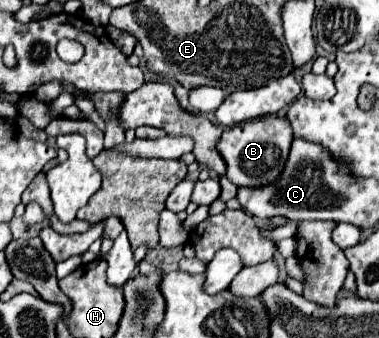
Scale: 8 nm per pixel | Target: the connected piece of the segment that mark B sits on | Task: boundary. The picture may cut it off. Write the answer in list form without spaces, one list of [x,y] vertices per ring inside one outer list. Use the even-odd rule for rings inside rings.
[[[271,114],[225,129],[221,139],[217,141],[217,151],[221,151],[225,159],[229,181],[233,181],[237,187],[259,187],[279,177],[289,155],[291,141],[293,131],[289,127],[289,121],[285,117]]]

